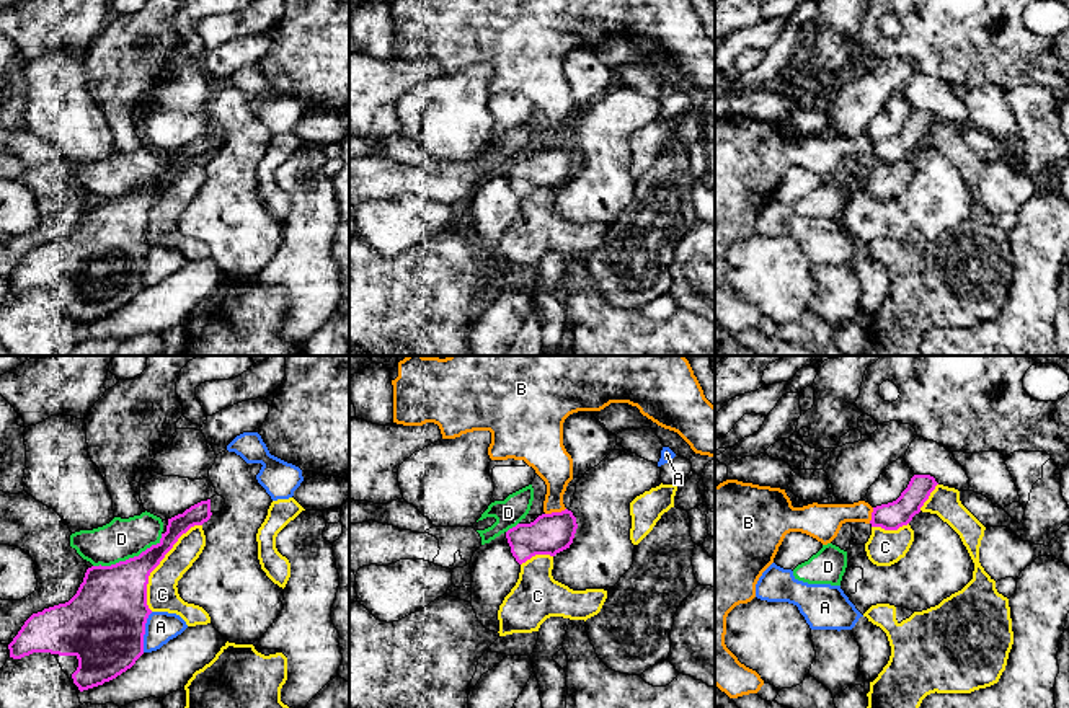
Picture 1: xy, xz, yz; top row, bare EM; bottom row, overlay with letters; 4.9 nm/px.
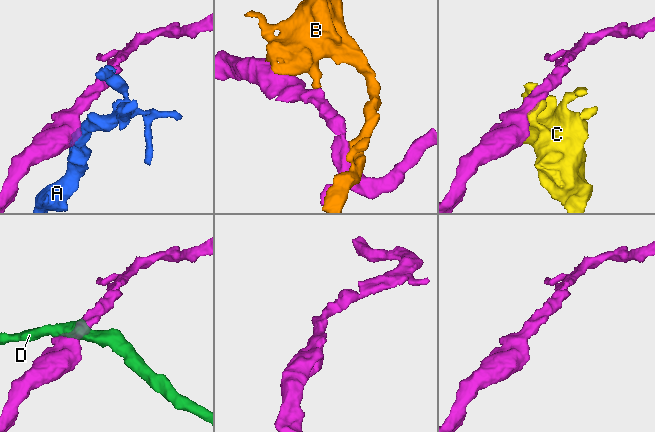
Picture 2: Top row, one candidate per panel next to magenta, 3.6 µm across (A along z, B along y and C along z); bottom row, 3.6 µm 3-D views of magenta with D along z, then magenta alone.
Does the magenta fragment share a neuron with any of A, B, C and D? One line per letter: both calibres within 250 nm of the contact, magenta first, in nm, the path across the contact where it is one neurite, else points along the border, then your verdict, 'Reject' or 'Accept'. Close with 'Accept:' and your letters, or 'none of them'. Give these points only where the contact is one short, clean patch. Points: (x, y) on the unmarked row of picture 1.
A: Thickness 400 nm (magenta) against 150 nm. Boundary: xy (152, 247), (146, 256), (142, 286). Reject
B: Thickness 200 nm (magenta) against 180 nm. Reject
C: Thickness 280 nm (magenta) against 160 nm. Reject
D: Thickness 360 nm (magenta) against 200 nm. Reject
Accept: none of them

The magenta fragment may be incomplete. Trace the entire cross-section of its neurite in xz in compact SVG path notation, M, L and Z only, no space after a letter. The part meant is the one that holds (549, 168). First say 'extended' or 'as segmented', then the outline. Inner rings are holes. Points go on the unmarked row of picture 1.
as segmented | M571 145L542 148L530 158L517 158L506 166L511 188L519 199L535 189L550 189L570 183L578 158Z

